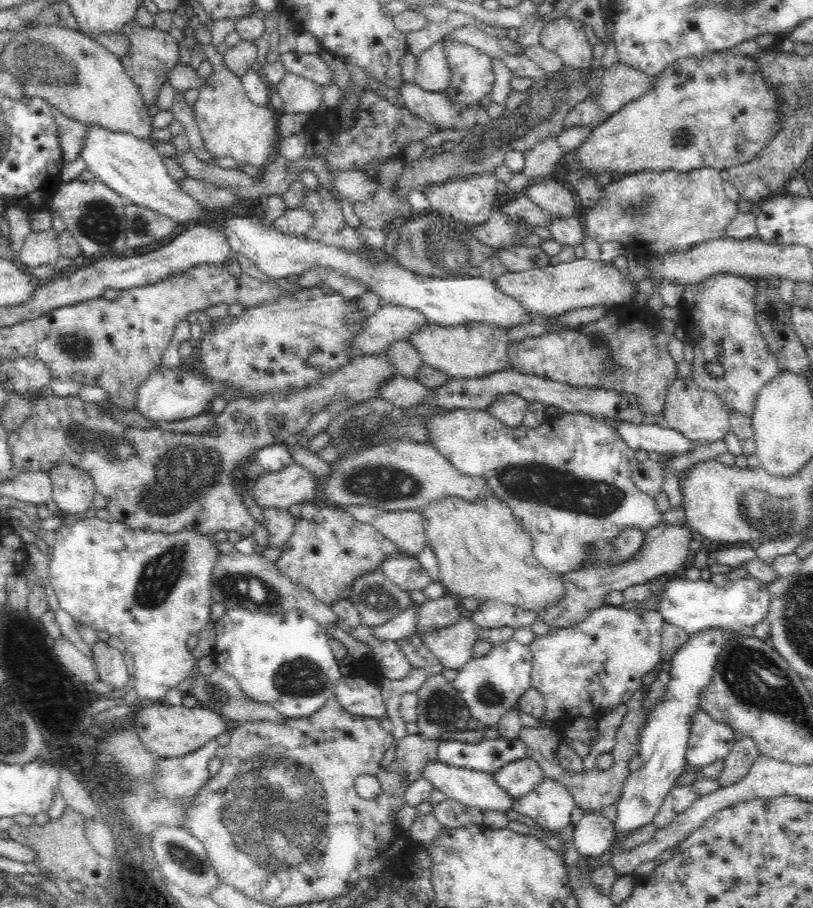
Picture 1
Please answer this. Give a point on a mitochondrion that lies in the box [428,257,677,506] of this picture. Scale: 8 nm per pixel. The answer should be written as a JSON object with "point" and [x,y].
{"point":[611,368]}

